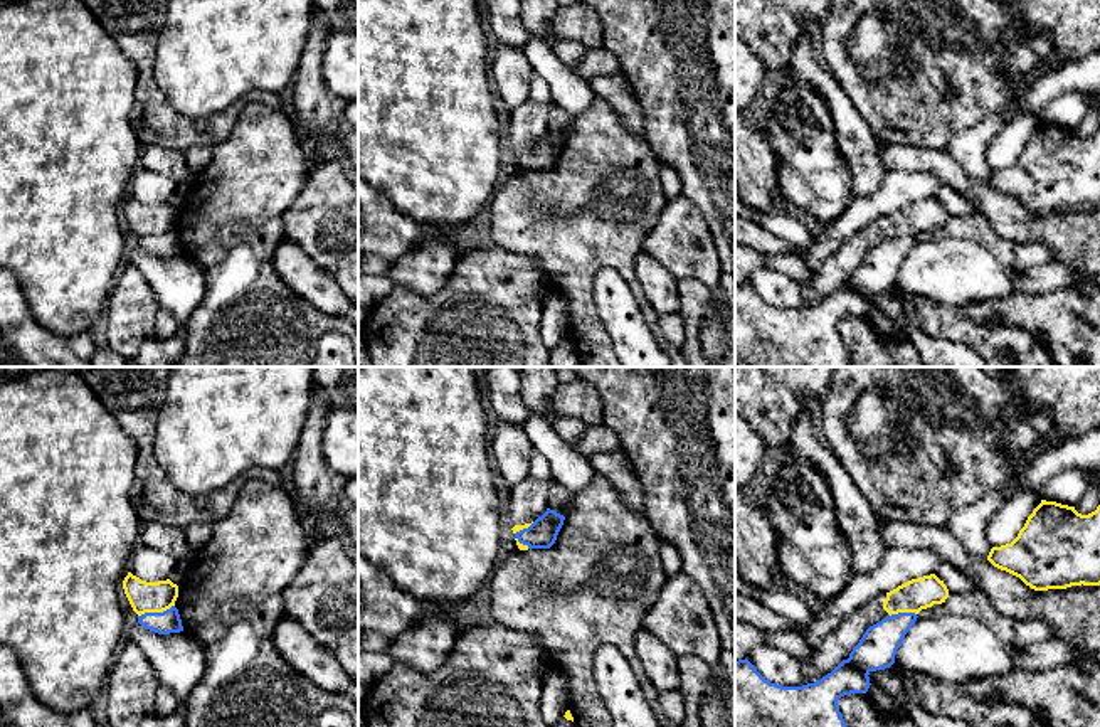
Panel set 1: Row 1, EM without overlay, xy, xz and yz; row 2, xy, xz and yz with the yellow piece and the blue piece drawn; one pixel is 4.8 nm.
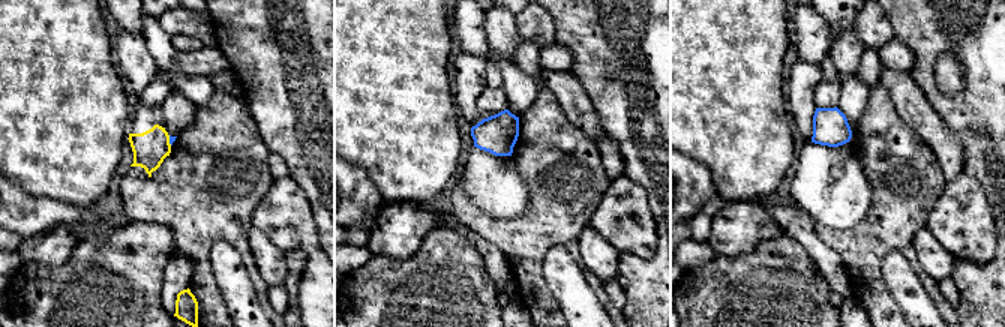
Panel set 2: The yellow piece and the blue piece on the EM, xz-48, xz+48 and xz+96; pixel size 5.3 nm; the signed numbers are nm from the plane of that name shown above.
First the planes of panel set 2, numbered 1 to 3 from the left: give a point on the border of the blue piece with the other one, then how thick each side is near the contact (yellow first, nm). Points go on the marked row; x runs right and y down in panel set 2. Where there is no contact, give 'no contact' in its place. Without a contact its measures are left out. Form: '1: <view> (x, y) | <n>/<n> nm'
1: xz-48 (168, 140) | 190/30 nm
2: no contact
3: no contact

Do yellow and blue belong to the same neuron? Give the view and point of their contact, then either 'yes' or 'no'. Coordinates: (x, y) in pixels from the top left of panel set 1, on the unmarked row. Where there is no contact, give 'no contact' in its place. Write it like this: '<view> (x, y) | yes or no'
xy (155, 234) | no

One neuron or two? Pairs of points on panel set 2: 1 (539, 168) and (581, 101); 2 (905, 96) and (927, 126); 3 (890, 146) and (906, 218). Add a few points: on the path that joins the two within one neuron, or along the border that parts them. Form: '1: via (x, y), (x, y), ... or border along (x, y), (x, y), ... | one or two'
1: border along (549, 90), (564, 116), (596, 143) | two
2: via (911, 104), (923, 119) | one
3: via (899, 164), (903, 171), (903, 200) | one

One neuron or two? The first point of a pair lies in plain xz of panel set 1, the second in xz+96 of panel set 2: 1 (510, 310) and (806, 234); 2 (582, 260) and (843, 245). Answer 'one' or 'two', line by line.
1: two
2: one

